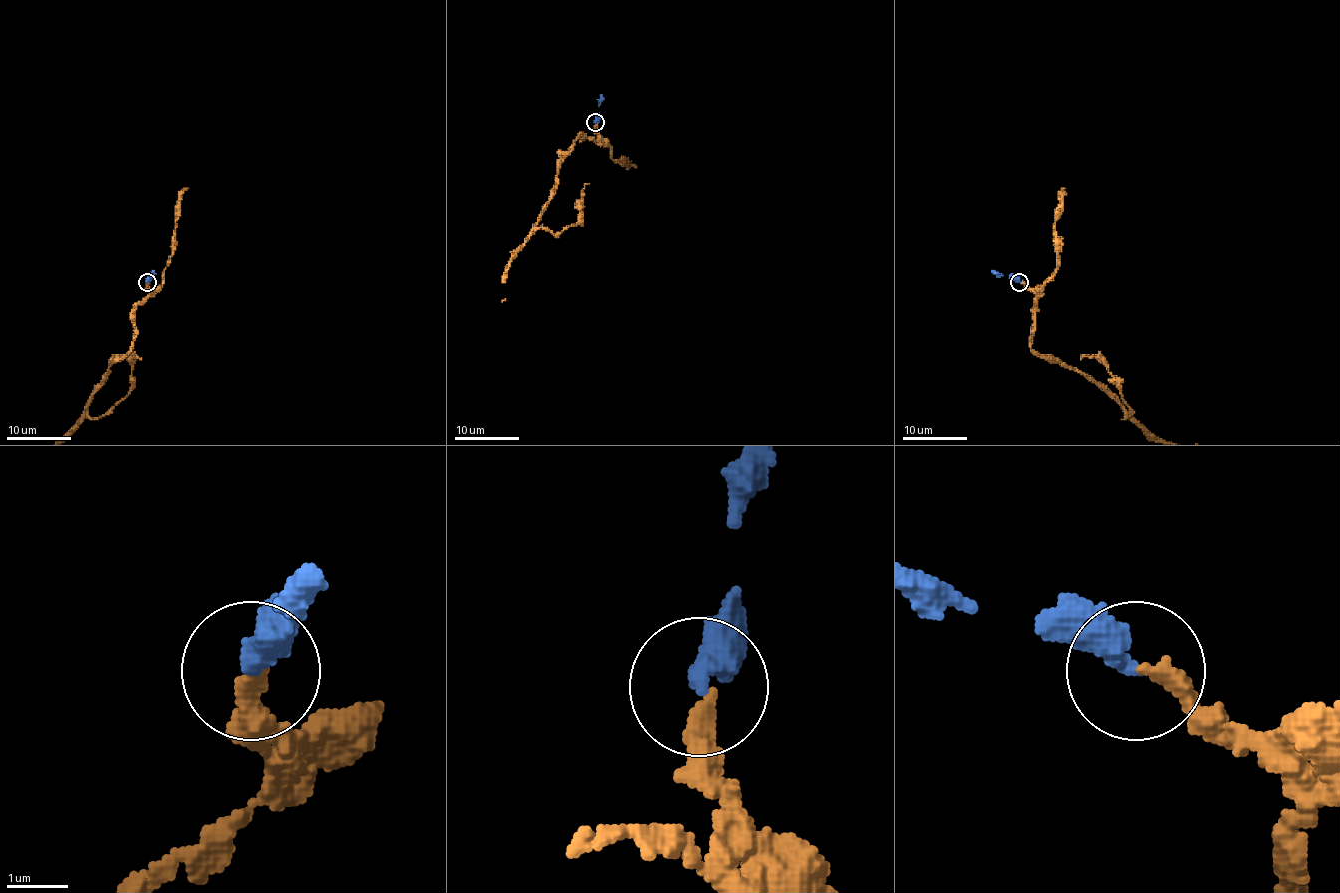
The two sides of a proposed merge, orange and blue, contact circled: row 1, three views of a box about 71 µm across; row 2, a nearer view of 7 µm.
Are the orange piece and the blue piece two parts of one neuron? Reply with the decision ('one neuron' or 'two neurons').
one neuron

